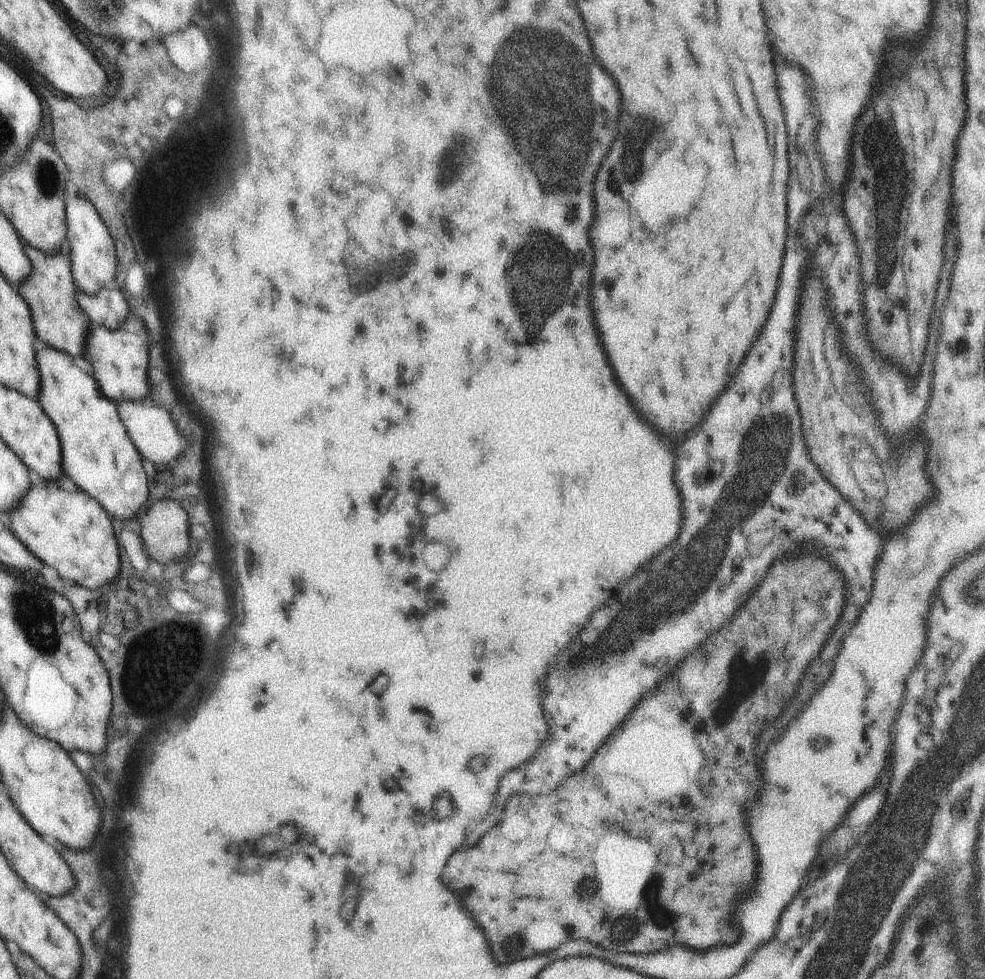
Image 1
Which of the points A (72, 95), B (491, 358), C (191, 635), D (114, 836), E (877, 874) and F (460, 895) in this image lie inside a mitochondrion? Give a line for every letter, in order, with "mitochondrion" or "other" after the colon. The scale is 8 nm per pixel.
A: other
B: mitochondrion
C: mitochondrion
D: other
E: mitochondrion
F: other

